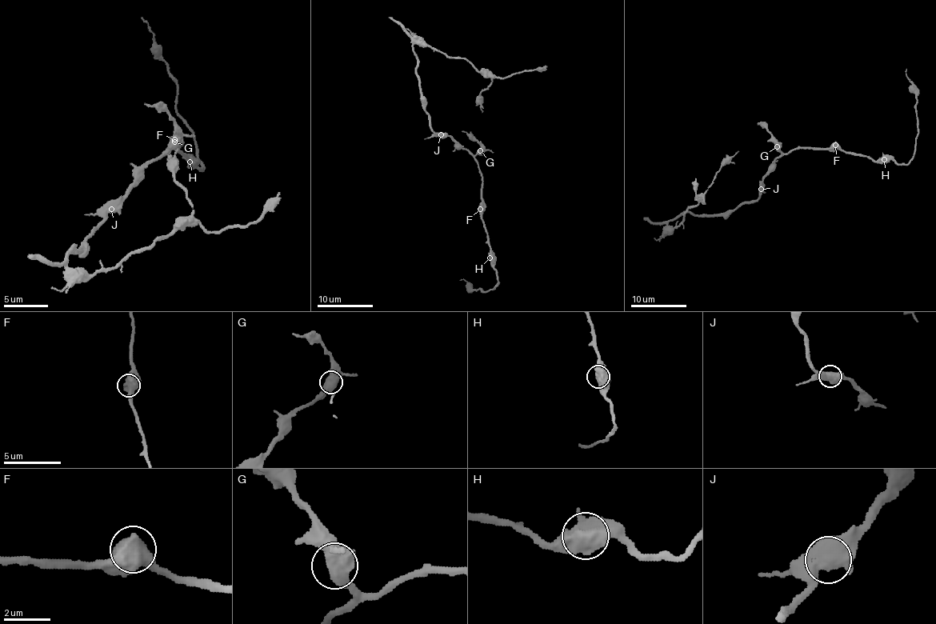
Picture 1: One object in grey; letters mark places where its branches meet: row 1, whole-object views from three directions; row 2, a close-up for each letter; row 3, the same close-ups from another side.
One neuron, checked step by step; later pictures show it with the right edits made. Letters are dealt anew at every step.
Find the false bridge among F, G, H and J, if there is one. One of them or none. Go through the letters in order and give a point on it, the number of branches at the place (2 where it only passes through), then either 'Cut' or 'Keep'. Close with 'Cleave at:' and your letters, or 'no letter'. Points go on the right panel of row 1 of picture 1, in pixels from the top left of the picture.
F: Place: (835, 145). Branches: 2. Keep
G: Place: (777, 146). Branches: 2. Keep
H: Place: (884, 159). Branches: 2. Keep
J: Place: (761, 189). Branches: 2. Keep
Cleave at: no letter

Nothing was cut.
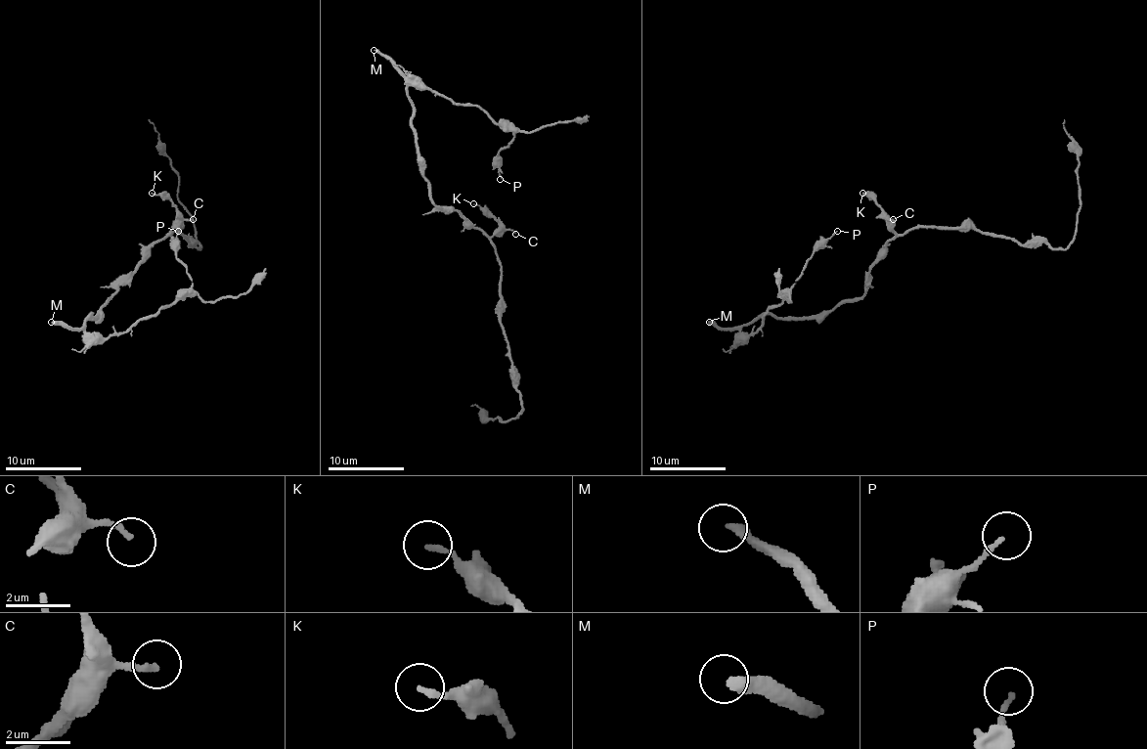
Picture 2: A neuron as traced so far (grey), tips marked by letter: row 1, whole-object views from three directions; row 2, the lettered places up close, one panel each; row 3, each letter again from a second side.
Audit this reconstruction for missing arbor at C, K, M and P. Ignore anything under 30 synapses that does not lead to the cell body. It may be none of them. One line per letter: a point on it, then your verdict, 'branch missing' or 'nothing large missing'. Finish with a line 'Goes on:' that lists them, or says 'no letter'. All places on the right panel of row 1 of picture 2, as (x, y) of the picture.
C: at (893, 219); nothing large missing
K: at (862, 193); nothing large missing
M: at (709, 322); branch missing
P: at (837, 231); nothing large missing
Goes on: M

